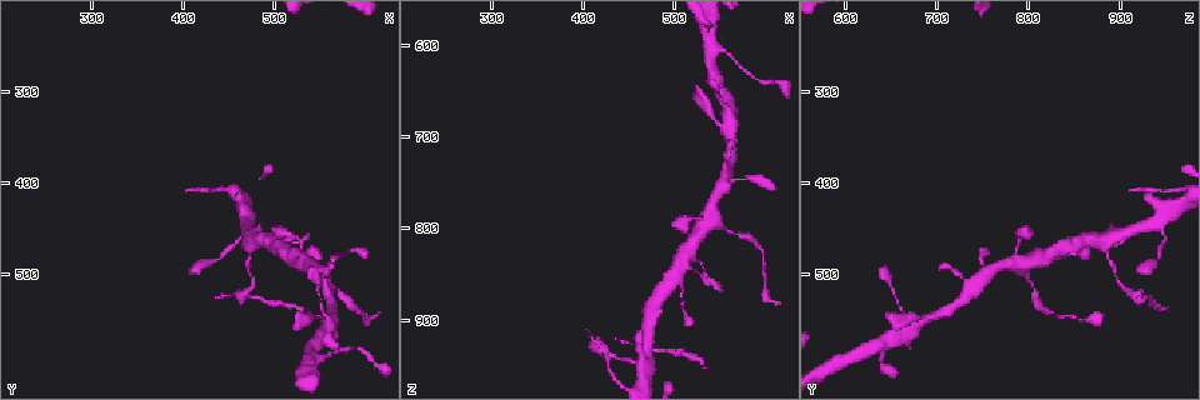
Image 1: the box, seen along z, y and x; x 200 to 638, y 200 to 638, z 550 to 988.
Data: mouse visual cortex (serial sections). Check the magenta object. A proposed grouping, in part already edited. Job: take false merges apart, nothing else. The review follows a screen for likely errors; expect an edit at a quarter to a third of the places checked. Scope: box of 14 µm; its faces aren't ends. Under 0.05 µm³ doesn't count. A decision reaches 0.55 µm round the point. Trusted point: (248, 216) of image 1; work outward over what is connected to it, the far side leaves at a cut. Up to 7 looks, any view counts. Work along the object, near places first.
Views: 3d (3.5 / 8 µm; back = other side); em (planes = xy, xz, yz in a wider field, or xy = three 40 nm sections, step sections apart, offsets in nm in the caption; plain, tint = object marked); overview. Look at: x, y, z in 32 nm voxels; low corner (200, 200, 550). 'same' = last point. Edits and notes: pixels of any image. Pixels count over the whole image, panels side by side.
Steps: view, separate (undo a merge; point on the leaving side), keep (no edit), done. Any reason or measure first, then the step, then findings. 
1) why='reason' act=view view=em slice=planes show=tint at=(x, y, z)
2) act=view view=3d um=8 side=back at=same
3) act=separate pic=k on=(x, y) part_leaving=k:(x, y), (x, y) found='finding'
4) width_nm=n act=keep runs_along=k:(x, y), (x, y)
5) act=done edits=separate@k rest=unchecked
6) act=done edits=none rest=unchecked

why='arms part here' act=view view=3d um=3.5 at=(515, 475, 825)

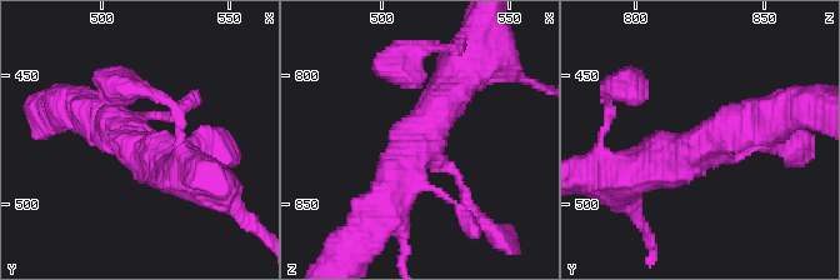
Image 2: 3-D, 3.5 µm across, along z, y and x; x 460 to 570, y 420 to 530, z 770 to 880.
arms=3 arm_widths_nm=100,500,500 why='need the tissue' act=view view=em slice=xy step=1 show=tint at=(514, 478, 826)

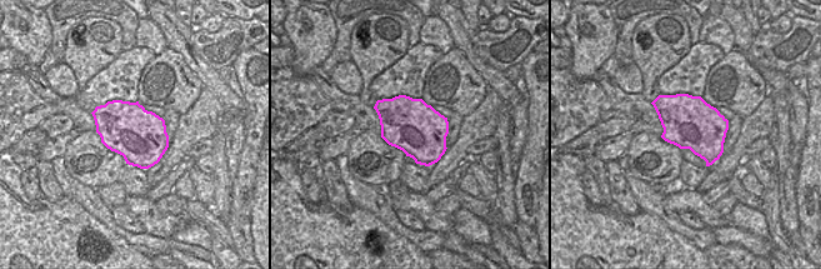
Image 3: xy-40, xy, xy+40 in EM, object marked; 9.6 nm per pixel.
act=keep runs_along=2:(383, 209), (410, 148), (456, 80) found='continuous, no second cell'

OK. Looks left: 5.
why='thin neck' act=view view=3d um=3.5 side=back at=(565, 515, 805)

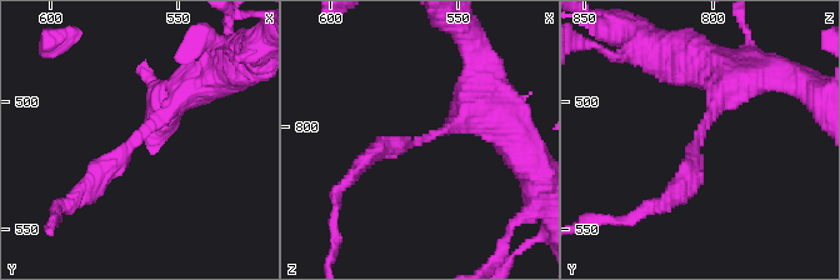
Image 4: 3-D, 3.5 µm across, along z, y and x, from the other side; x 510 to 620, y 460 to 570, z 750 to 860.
act=keep runs_along=4:(193, 84), (78, 195) found='all the same cell'

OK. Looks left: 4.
why='a narrow waist' act=view view=3d um=3.5 at=(480, 500, 895)

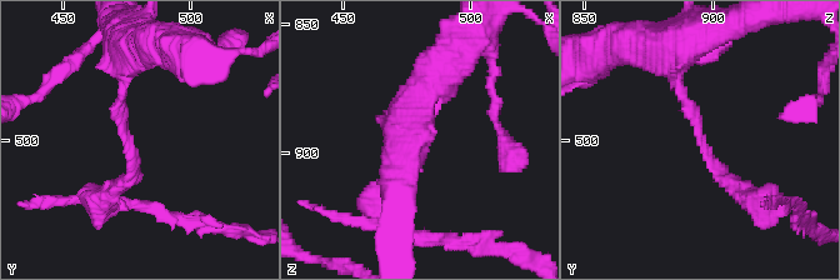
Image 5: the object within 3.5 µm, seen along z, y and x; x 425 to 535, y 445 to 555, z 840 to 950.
arm_widths_nm=150,200 why='shape alone is not enough' act=view view=em slice=xy step=5 show=tint at=(476, 500, 895)

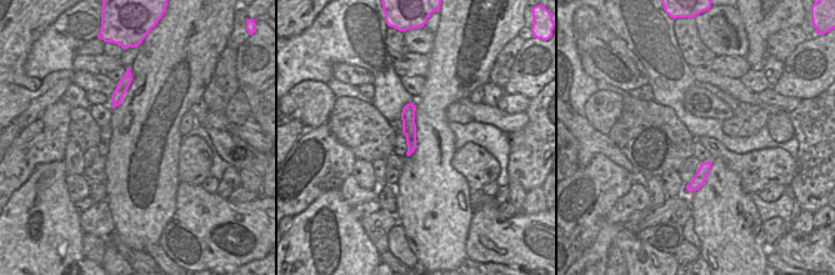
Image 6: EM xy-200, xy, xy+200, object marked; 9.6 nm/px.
act=keep runs_along=5:(675, 65), (708, 160), (749, 199) found='one cell here'

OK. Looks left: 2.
act=done edits=none rest=unchecked

